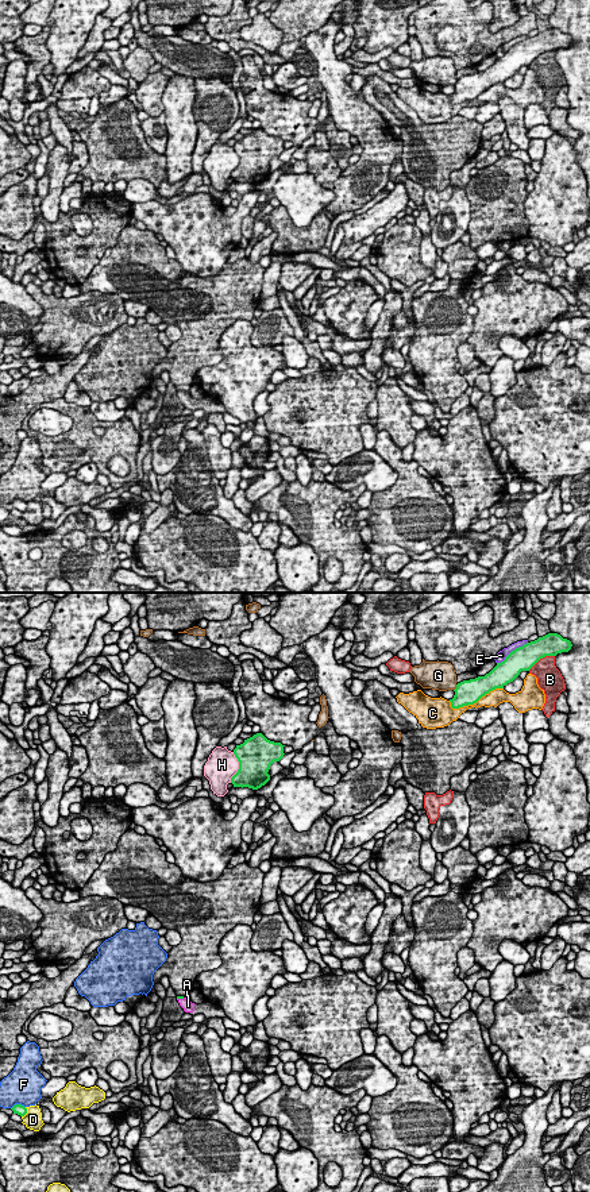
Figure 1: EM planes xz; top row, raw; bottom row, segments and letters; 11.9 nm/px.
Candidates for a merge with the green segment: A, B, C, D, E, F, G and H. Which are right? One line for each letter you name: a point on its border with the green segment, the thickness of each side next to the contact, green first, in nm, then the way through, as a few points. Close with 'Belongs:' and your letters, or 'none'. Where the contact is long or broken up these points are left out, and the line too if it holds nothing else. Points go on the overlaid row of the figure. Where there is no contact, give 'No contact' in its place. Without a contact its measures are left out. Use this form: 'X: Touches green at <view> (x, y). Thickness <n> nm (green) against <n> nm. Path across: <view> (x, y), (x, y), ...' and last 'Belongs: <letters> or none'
A: Touches green at xz (180, 998). Thickness 30 nm (green) against 140 nm. Path across: xz (177, 996), (180, 998), (188, 1006)
Belongs: A

